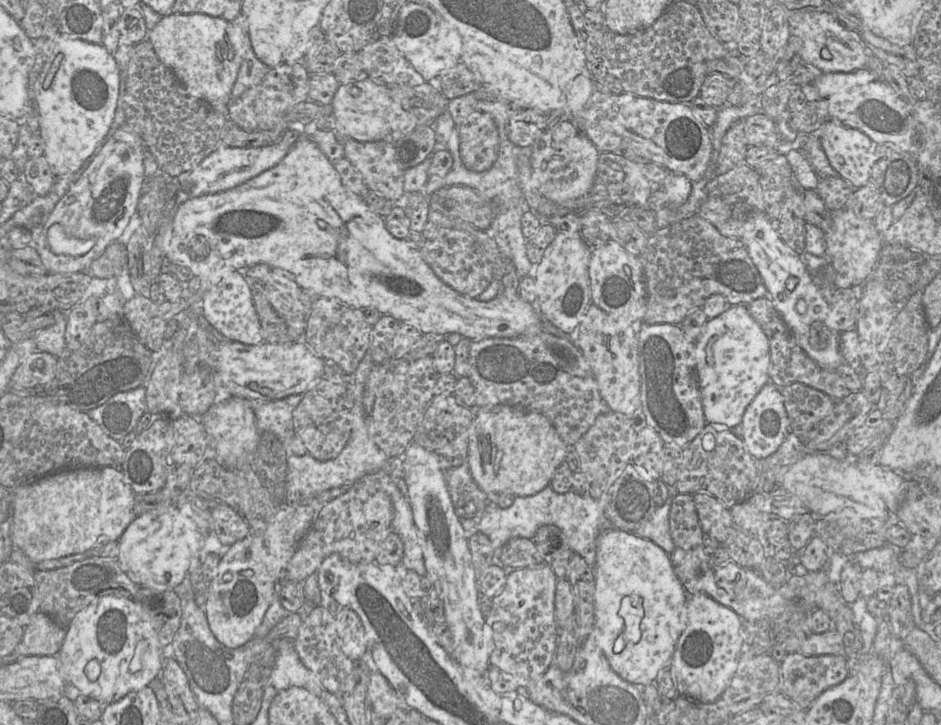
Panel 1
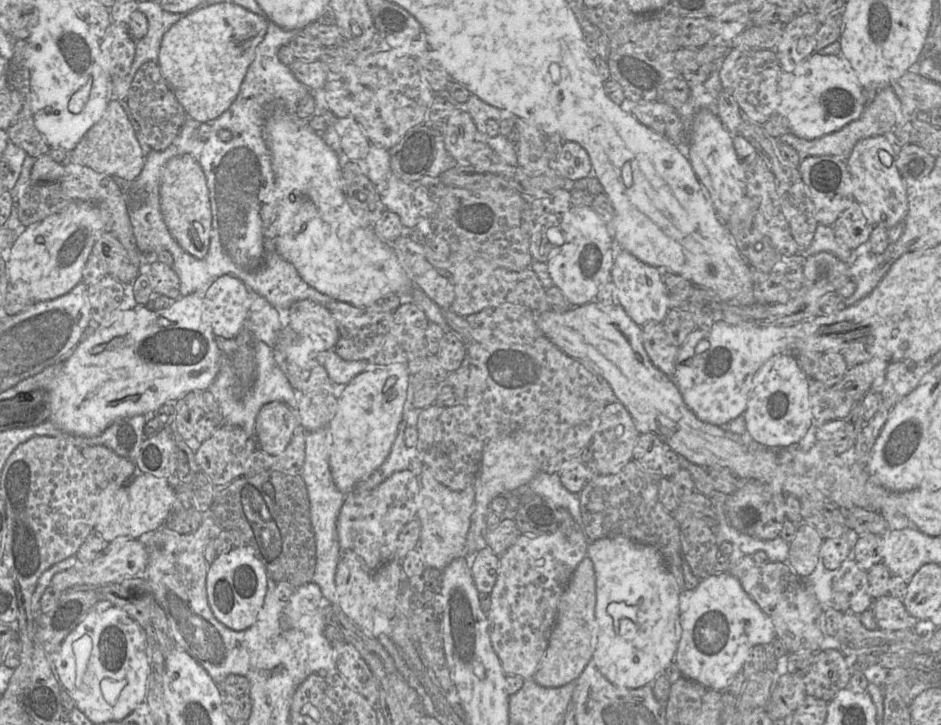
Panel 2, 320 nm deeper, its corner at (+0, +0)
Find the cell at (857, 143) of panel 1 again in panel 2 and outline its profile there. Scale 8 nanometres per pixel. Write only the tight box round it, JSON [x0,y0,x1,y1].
[846,135,908,229]

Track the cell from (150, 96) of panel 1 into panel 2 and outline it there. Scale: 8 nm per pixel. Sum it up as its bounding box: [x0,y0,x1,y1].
[127,61,187,151]

